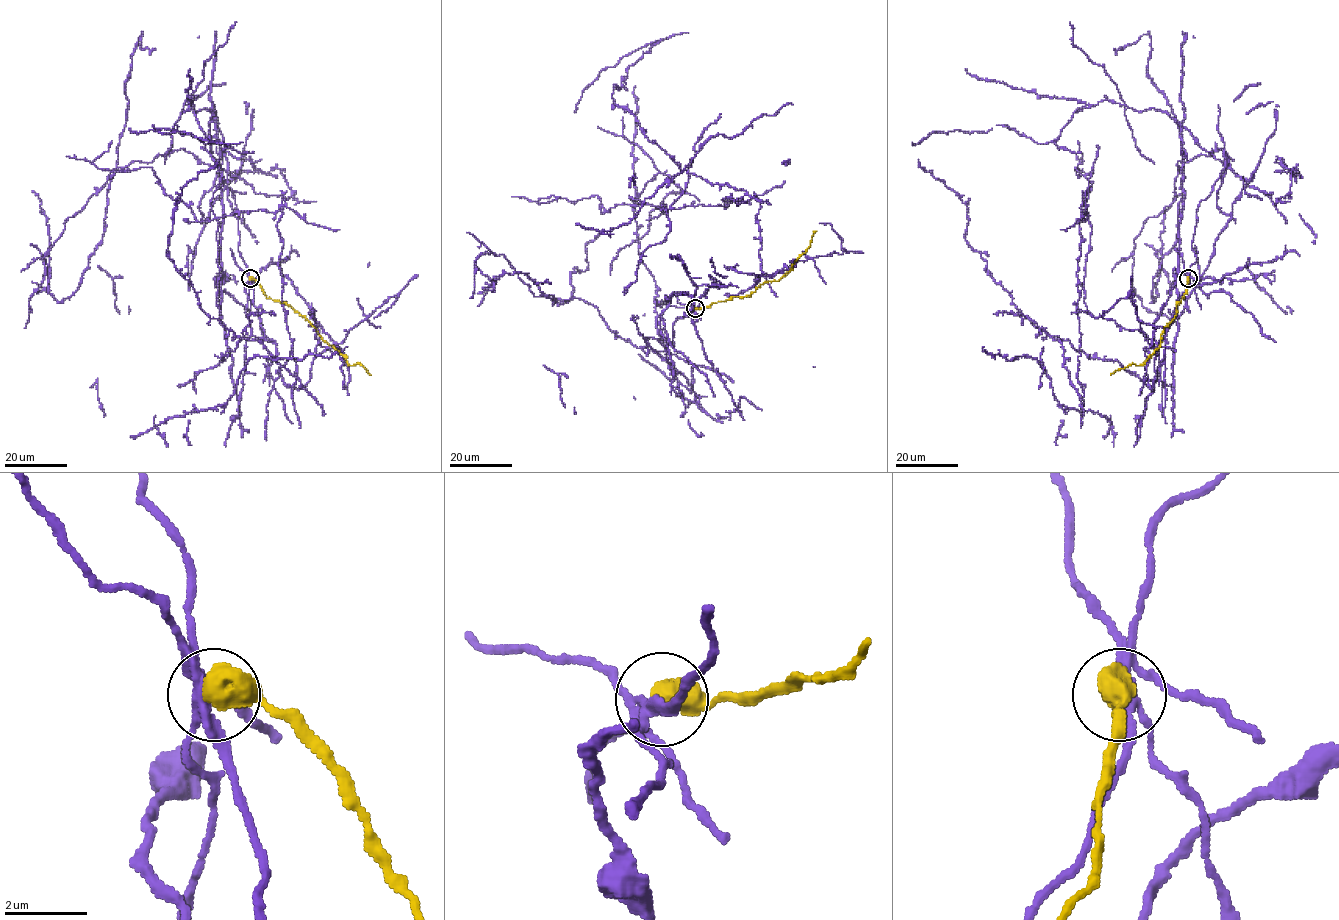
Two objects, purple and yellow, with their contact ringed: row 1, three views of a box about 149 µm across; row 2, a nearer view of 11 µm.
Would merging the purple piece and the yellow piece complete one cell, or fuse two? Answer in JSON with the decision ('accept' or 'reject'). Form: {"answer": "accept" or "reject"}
{"answer": "reject"}

